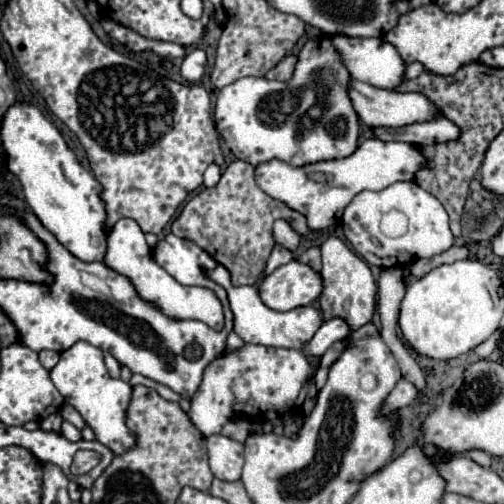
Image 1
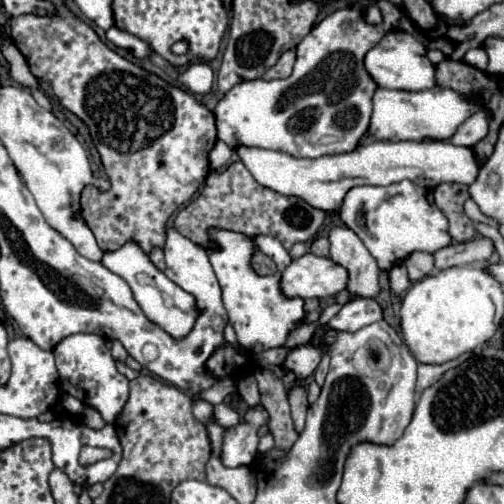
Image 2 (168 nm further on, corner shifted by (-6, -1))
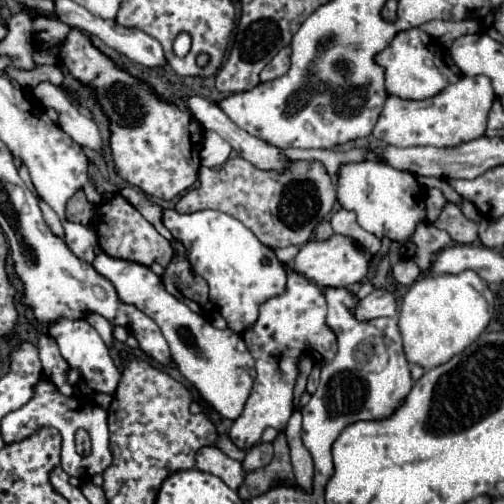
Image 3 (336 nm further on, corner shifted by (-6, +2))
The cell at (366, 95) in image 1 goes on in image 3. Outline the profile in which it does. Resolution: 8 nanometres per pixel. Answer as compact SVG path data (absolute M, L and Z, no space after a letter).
M463 75L457 83L445 87L441 93L423 101L389 95L373 127L373 137L395 147L413 147L413 145L455 147L463 141L477 139L485 133L485 121L493 99L495 93L491 87L491 79L485 75L477 77Z

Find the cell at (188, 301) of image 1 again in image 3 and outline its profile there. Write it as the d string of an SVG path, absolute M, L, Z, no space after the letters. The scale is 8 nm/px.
M99 253L93 261L93 267L115 285L123 303L135 305L161 327L161 333L169 343L173 361L177 363L183 377L199 389L203 399L211 403L221 417L237 419L243 411L243 405L251 393L255 379L253 357L243 337L231 329L215 329L201 315L193 313L185 303L167 293L161 283L161 277L145 265L135 265L133 261L115 259L107 253Z

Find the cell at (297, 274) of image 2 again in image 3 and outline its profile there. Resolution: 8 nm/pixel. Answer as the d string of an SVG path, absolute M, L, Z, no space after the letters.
M331 235L325 241L307 241L293 261L293 271L301 273L305 279L315 283L317 287L349 287L359 283L369 271L371 255L363 253L349 237Z

